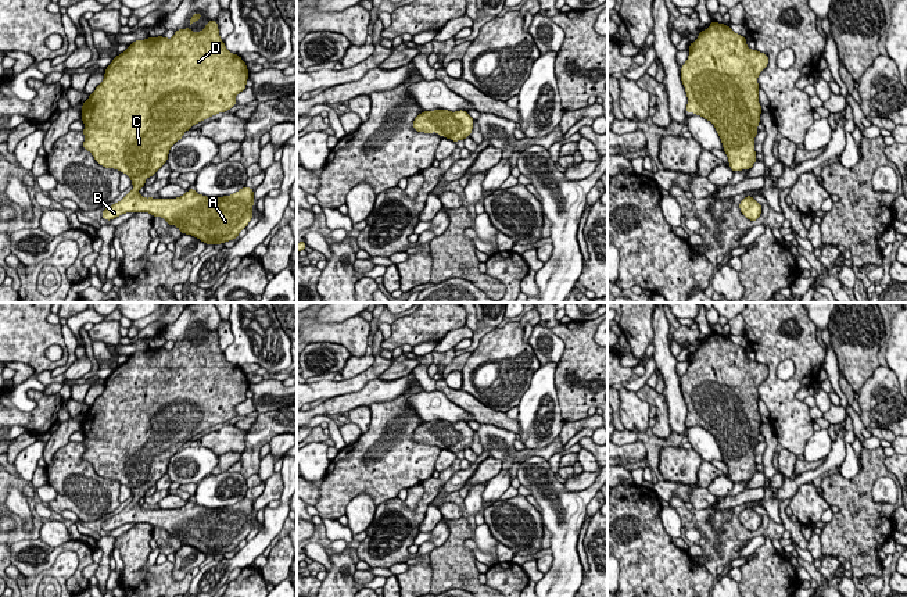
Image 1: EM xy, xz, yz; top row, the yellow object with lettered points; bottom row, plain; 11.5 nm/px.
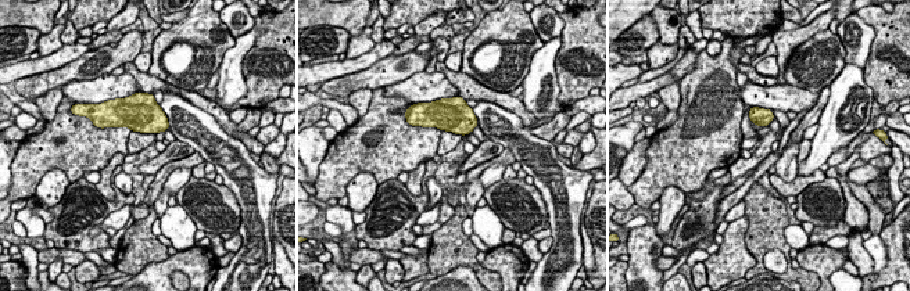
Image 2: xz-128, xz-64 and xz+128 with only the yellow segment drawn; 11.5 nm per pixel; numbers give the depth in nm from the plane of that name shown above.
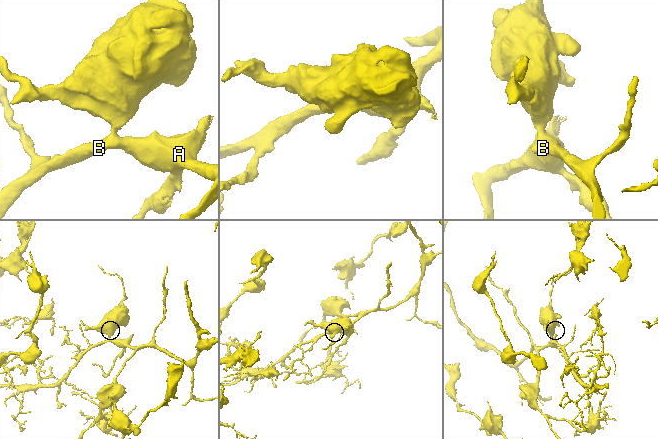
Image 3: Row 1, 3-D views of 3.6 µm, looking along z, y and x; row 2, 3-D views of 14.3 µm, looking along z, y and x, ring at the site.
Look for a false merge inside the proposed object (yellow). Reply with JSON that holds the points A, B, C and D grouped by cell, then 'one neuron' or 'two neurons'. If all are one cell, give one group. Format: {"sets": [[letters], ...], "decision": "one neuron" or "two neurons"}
{"sets": [["A", "B", "C", "D"]], "decision": "one neuron"}

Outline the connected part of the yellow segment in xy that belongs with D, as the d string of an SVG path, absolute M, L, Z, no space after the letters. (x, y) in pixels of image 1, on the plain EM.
M208 332L201 343L186 339L175 342L172 350L164 347L151 350L148 347L146 351L136 351L129 355L126 362L112 369L112 373L105 379L104 392L82 415L82 432L86 437L82 442L86 448L82 458L89 461L100 476L126 485L132 490L133 501L121 512L105 519L101 528L111 532L126 523L148 523L164 529L168 536L178 537L182 546L191 546L207 555L216 557L234 551L252 530L254 500L244 497L230 507L207 508L191 498L176 510L144 510L137 501L144 498L146 490L155 486L168 472L169 460L183 448L186 442L218 423L226 423L237 415L236 407L247 398L248 386L247 375L241 368L232 365L225 358L219 348L216 332Z

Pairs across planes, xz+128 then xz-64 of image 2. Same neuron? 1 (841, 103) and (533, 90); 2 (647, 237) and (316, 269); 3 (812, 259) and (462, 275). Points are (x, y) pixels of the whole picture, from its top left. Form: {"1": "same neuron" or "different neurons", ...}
{"1": "same neuron", "2": "different neurons", "3": "same neuron"}

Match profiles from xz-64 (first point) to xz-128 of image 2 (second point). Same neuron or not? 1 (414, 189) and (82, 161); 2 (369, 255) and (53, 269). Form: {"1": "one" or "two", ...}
{"1": "two", "2": "two"}

